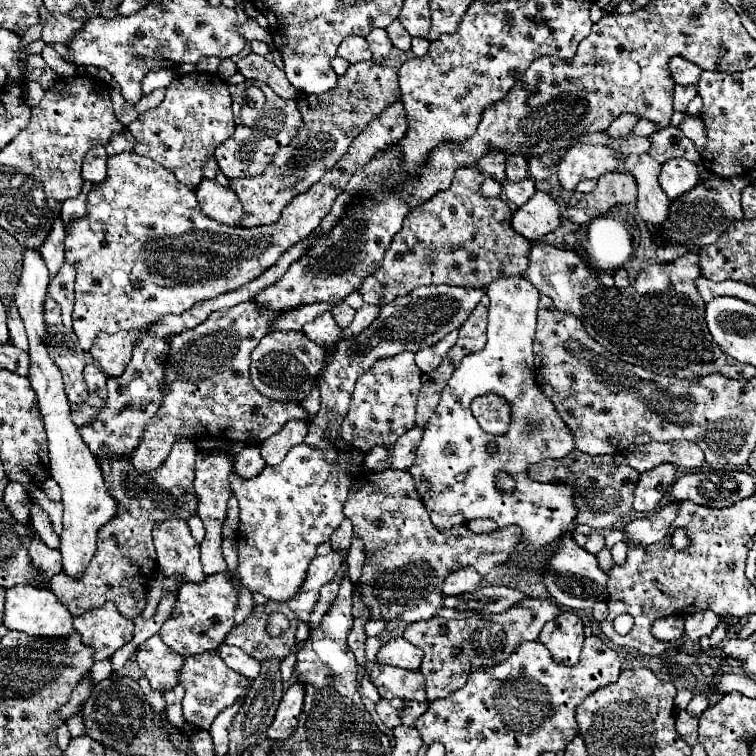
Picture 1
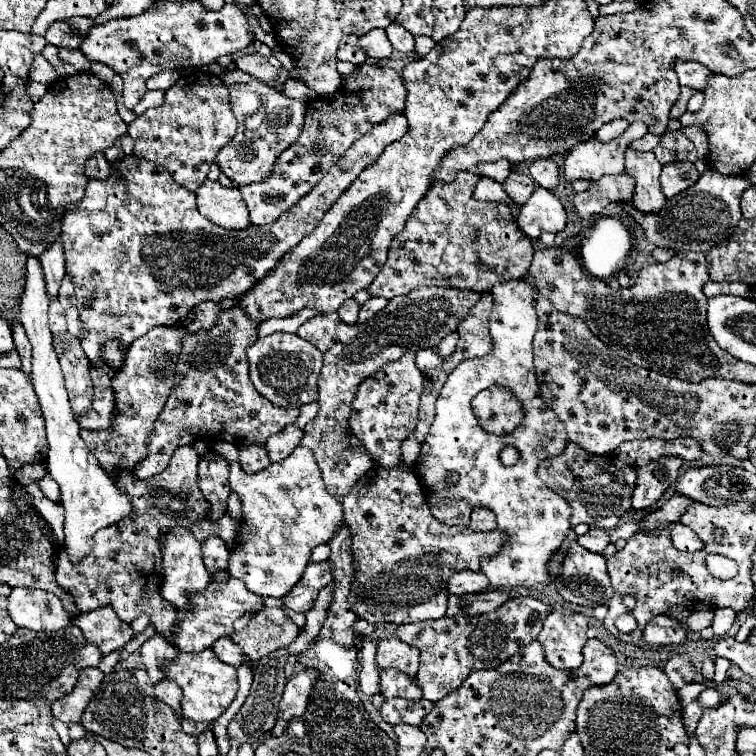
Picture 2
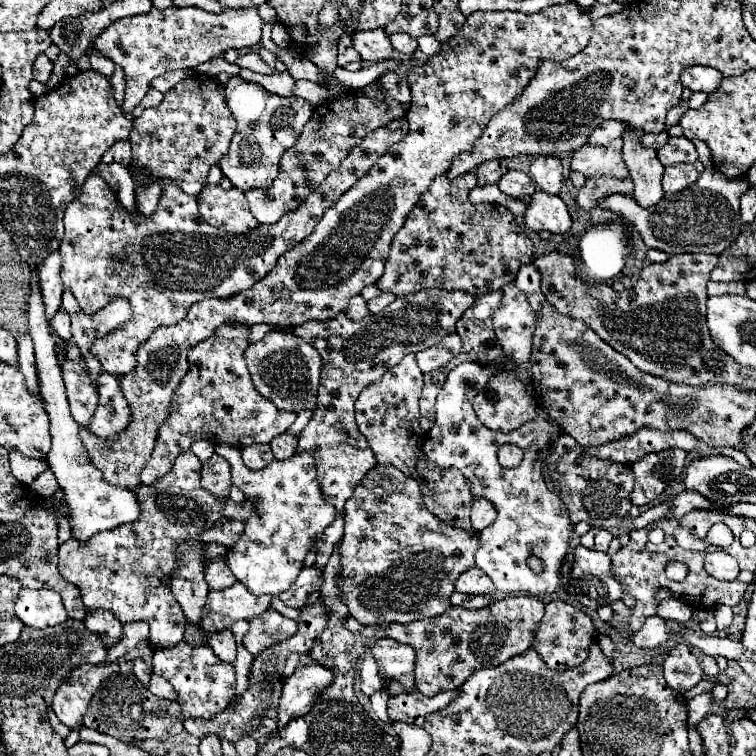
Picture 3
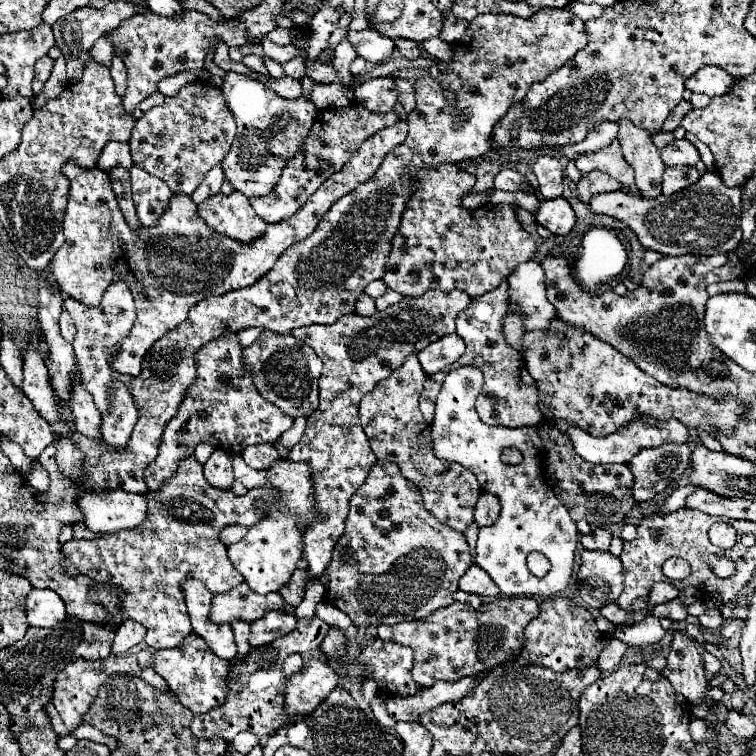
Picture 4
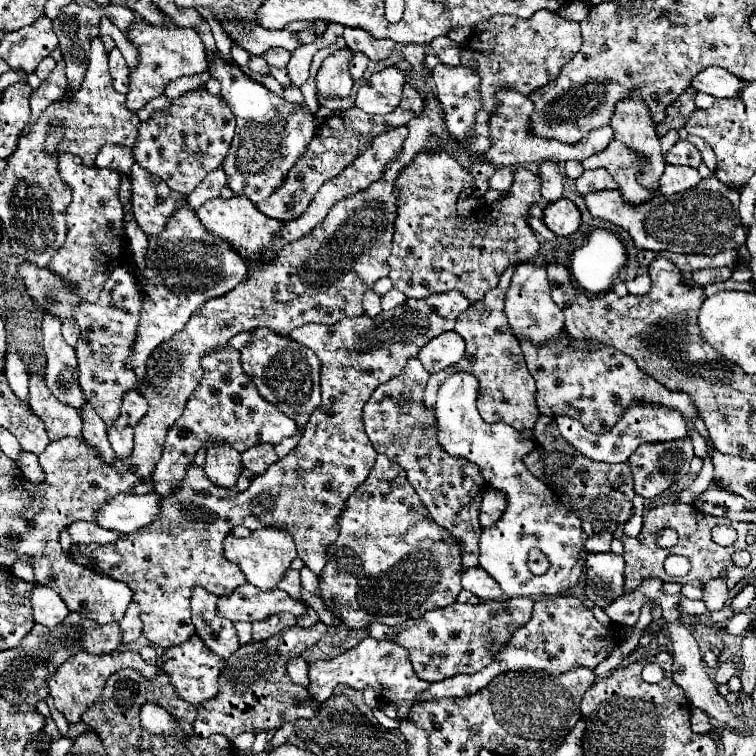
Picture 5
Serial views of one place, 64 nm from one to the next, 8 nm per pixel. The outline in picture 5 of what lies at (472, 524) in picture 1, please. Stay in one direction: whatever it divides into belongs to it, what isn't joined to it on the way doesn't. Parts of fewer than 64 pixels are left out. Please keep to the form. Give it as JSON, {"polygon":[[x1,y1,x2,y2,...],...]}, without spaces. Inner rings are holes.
{"polygon":[[486,490,480,504,480,526,488,528,500,520,506,506,506,496,496,490]]}

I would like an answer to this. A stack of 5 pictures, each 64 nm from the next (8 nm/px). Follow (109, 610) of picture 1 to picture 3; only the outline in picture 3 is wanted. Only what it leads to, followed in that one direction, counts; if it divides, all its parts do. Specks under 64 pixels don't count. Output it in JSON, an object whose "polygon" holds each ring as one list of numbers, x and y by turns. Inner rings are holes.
{"polygon":[[92,610,88,612,88,616,82,620,84,626,88,626,88,630,96,636,100,636,106,644,106,648,114,646,122,636,122,622,116,620,116,616,112,616,112,612,108,610]]}

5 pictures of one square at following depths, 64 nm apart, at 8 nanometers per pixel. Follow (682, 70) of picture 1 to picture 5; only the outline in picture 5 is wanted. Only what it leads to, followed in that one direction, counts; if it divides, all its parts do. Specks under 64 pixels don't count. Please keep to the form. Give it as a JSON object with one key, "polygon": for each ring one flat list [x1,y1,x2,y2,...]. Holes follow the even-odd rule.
{"polygon":[[710,66,704,68,702,72,698,72,692,80,692,88,704,94,710,94,714,98,734,98,740,90,742,90,742,80,732,76,728,70,718,68,718,66]]}

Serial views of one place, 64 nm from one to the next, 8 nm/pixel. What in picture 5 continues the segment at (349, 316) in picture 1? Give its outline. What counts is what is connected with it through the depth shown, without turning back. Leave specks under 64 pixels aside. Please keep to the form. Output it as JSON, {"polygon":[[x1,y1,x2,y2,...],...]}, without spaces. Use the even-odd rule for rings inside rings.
{"polygon":[[368,290,368,292,364,294,362,308,364,308,364,314,368,314,368,316,376,316,376,314,380,314,380,312,382,312,382,308,380,308,380,296,374,294,372,290]]}

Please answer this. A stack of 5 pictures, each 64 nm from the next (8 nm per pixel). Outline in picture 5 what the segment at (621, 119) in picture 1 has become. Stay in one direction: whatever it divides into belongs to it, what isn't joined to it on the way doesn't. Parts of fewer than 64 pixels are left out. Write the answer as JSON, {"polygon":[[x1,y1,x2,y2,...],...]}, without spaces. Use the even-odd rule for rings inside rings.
{"polygon":[[500,90,498,96,500,106,496,110,496,114,490,118,490,140,492,146,490,150,484,154,492,164,496,164,498,168,502,166,512,166,512,164,524,164,524,162,544,162,544,160,552,160,552,162,566,162,566,160,584,160,592,154,598,154,600,150,604,150,612,138,614,132,610,126,592,130,588,136,584,136,584,140,576,142,576,144,562,144,558,140,544,140,538,138,530,132,528,120,532,114,532,102,528,96,516,92,516,90]]}

